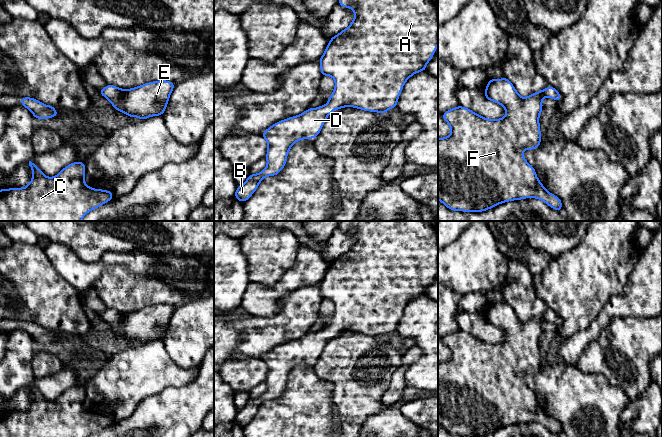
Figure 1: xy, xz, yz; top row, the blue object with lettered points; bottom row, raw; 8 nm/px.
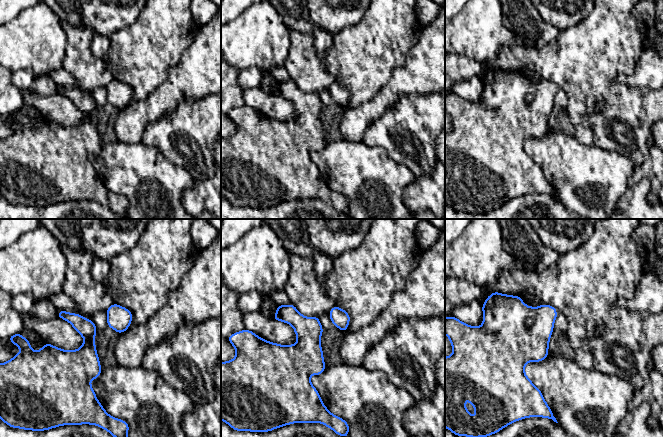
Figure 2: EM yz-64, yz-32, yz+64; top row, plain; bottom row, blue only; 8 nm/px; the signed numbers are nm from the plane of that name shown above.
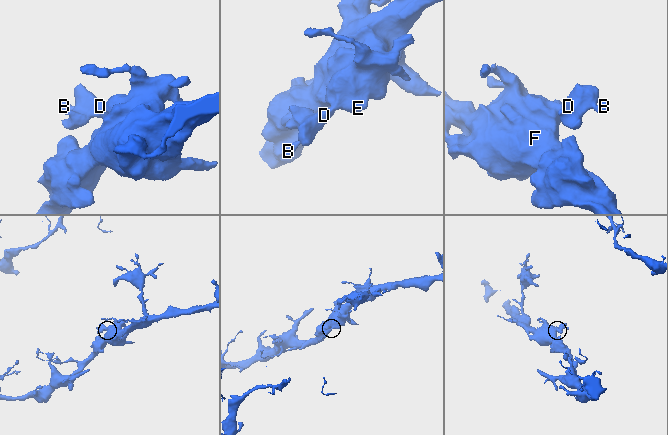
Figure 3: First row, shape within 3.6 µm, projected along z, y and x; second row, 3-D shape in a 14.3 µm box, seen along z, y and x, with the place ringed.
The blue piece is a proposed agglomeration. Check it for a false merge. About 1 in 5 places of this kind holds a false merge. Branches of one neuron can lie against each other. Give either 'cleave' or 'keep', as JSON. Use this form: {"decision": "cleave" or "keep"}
{"decision": "keep"}

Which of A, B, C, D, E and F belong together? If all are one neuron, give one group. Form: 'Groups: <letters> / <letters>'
Groups: A B C D E F

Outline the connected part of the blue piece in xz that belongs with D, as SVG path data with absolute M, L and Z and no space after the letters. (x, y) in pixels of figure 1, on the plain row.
M339 221L338 229L352 232L355 241L346 253L330 263L319 283L321 300L332 300L335 304L334 315L326 329L309 332L297 340L278 345L262 356L261 359L268 368L267 391L258 398L250 398L247 404L237 411L234 421L242 427L252 420L263 402L281 396L286 389L287 378L295 366L317 361L333 334L350 330L384 338L389 333L397 331L398 322L406 305L415 297L426 295L427 287L437 274L438 221Z

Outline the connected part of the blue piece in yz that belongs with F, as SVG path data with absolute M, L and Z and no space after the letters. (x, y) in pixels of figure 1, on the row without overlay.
M506 301L488 303L483 318L487 324L502 329L506 334L506 340L495 344L487 343L461 329L441 339L449 348L451 358L445 362L438 362L438 424L453 435L483 436L508 425L537 422L551 432L562 436L561 423L546 414L539 405L534 391L523 380L525 373L536 374L541 367L539 340L543 333L542 322L546 320L560 327L561 318L549 309L547 312L523 322Z

